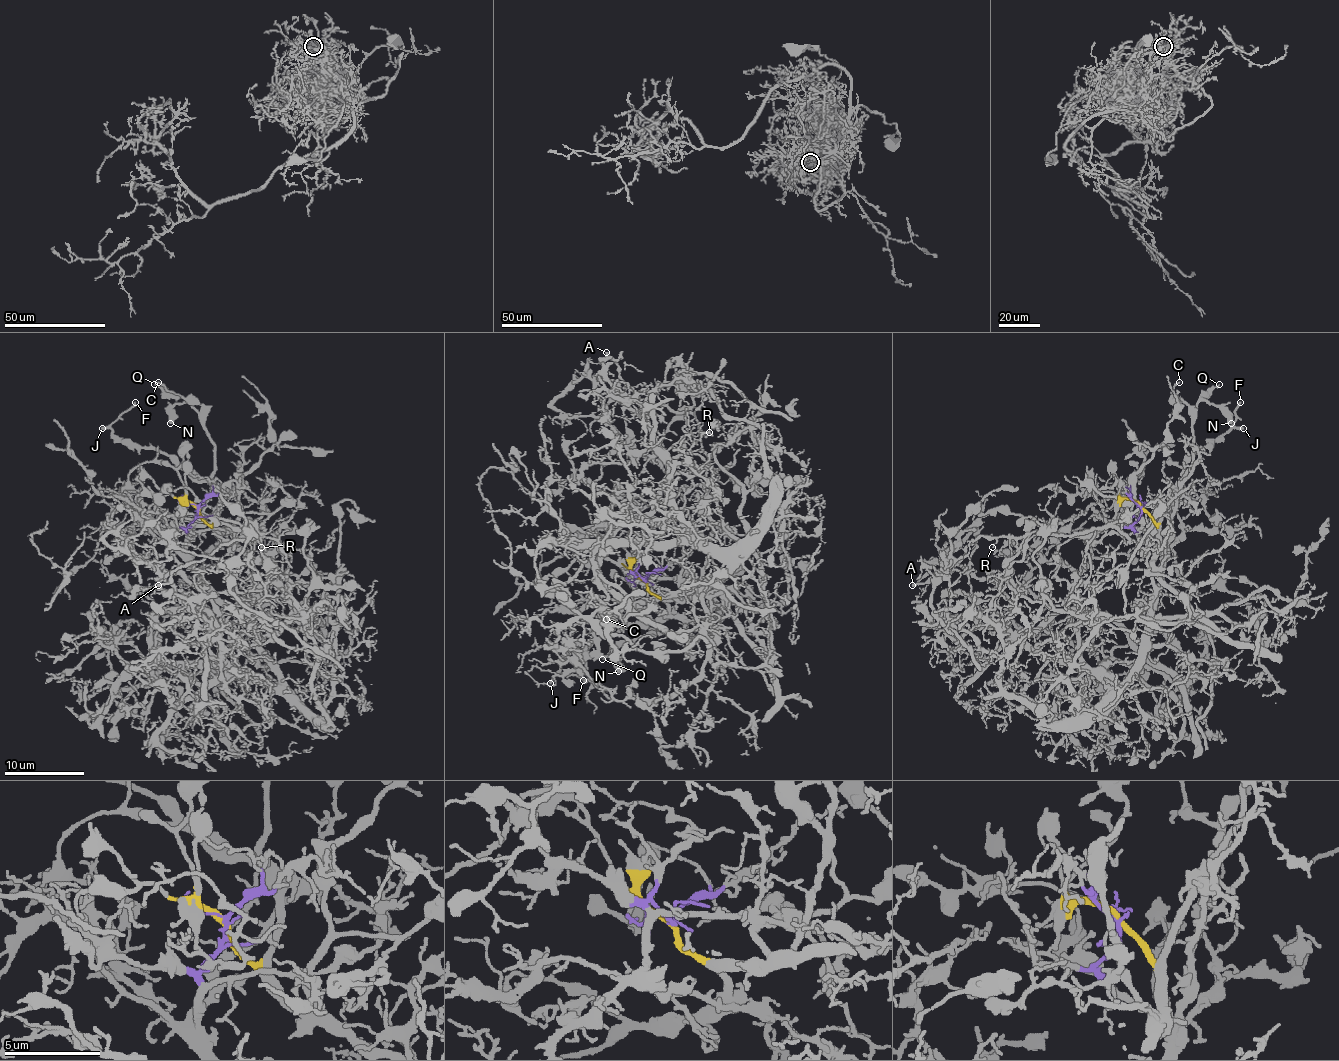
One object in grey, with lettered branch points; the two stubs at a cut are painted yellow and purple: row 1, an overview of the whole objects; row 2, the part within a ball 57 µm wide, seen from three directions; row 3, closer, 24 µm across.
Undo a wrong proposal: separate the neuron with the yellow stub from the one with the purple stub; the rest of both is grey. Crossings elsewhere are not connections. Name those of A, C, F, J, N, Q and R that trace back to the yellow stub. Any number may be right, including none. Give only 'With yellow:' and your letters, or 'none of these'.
With yellow: A, C, F, J, N, Q, R

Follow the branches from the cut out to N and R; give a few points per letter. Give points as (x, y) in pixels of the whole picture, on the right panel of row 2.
N: (1140, 507), (1156, 523), (1160, 521), (1170, 491), (1192, 463), (1192, 413), (1200, 401), (1212, 403), (1232, 423)
R: (1140, 507), (1158, 531), (1154, 547), (1130, 541), (1114, 527), (1070, 535), (1028, 531), (1000, 537), (992, 547)

